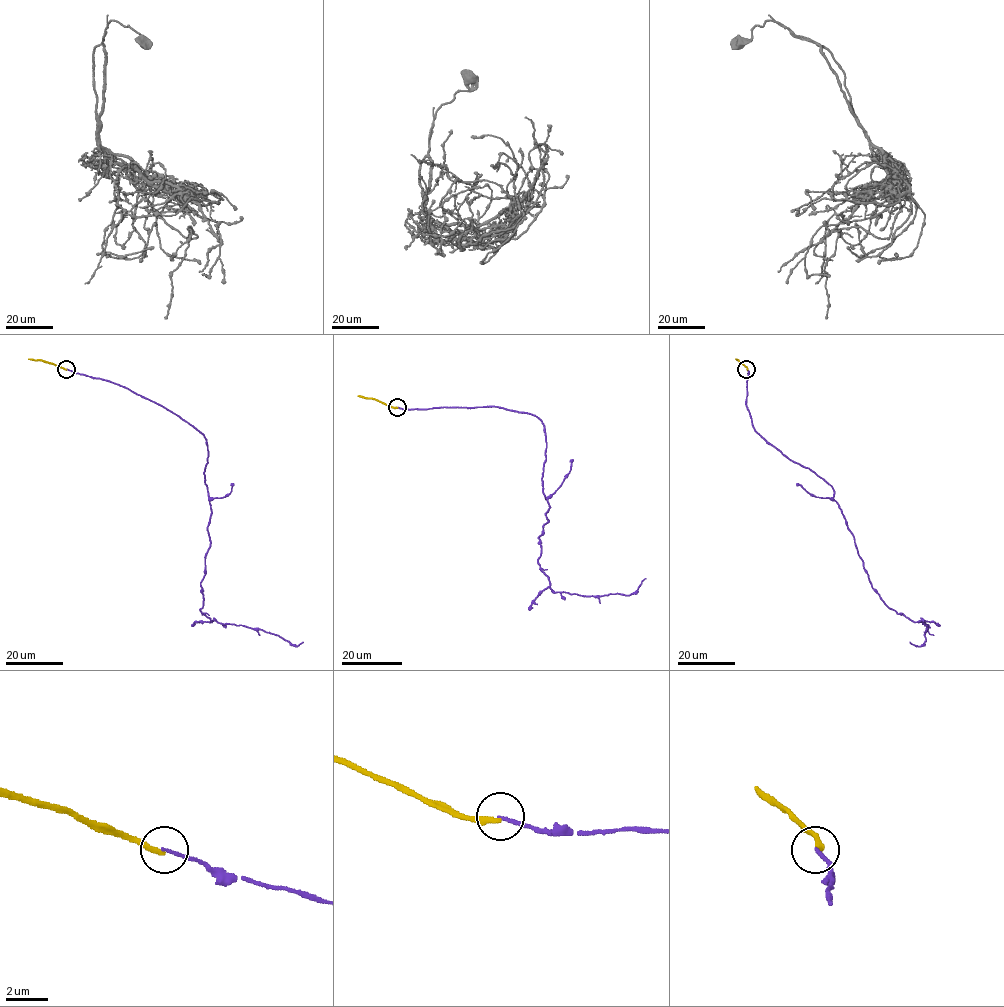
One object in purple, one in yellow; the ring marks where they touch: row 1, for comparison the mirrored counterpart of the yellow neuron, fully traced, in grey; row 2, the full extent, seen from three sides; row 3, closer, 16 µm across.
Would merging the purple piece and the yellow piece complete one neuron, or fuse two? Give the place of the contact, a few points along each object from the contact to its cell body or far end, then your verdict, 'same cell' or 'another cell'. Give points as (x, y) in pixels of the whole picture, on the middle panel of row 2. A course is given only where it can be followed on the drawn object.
place (397, 407); course purple (397, 407), (536, 415), (549, 506), (538, 564), (550, 587), (630, 595), (645, 578); course yellow (397, 407), (358, 396); another cell

